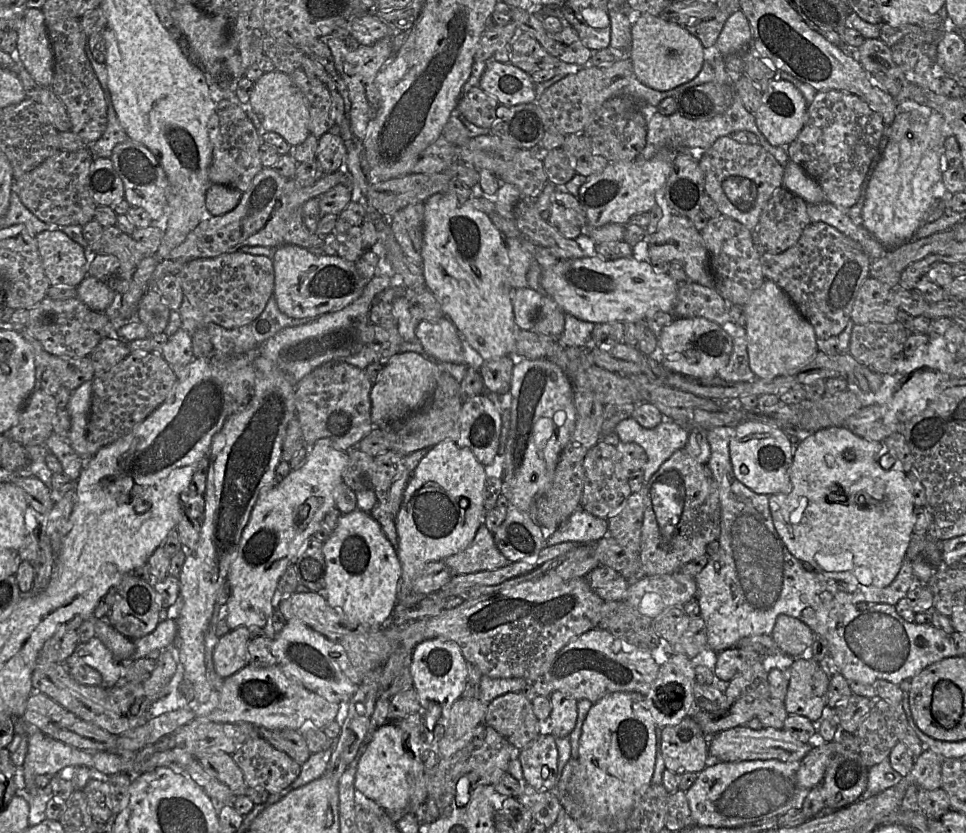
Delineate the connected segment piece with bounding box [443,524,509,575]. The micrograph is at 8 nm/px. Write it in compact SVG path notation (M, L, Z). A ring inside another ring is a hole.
M484 524L480 525L473 541L468 546L443 561L453 575L495 570L509 564L509 561L497 549L493 534Z

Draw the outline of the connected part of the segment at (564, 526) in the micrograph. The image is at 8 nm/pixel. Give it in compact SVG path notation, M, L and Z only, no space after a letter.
M580 507L551 534L545 535L546 546L564 542L586 544L608 536L607 520L591 515Z

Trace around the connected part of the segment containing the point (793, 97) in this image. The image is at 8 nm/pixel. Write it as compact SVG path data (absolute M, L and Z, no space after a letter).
M772 80L762 93L755 119L760 132L772 146L789 146L799 135L807 121L808 107L803 94L792 83Z

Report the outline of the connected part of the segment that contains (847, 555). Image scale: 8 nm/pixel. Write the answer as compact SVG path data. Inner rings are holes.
M829 427L815 431L802 441L793 456L790 481L790 493L776 493L769 496L769 508L774 527L786 545L789 552L802 562L810 563L817 572L827 579L854 585L858 590L862 587L884 588L896 578L904 559L913 533L915 524L913 495L911 483L899 461L889 463L885 458L886 448L884 442L873 443L870 440L853 434L845 427Z

